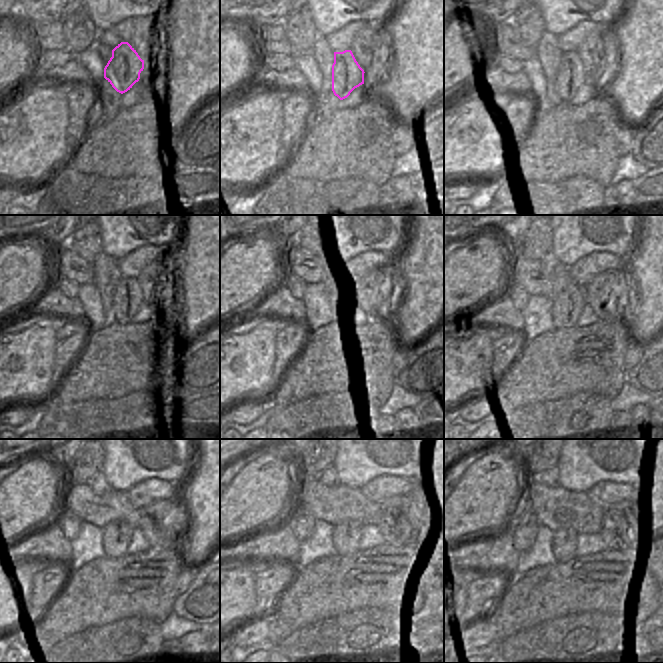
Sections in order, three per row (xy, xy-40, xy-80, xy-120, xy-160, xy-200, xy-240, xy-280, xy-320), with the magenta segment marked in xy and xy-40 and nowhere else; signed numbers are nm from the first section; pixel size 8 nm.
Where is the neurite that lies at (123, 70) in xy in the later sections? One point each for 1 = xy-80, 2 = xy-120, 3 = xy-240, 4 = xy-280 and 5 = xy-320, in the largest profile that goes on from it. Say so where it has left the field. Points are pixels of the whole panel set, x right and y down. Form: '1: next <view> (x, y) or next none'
1: next xy-80 (571, 76)
2: next xy-120 (127, 299)
3: next xy-240 (116, 536)
4: next xy-280 (345, 536)
5: next xy-320 (563, 541)

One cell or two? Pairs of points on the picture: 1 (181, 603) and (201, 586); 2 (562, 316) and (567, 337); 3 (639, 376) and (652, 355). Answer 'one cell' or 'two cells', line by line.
1: one cell
2: two cells
3: one cell

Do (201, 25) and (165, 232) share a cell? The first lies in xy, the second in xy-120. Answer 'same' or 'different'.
different

